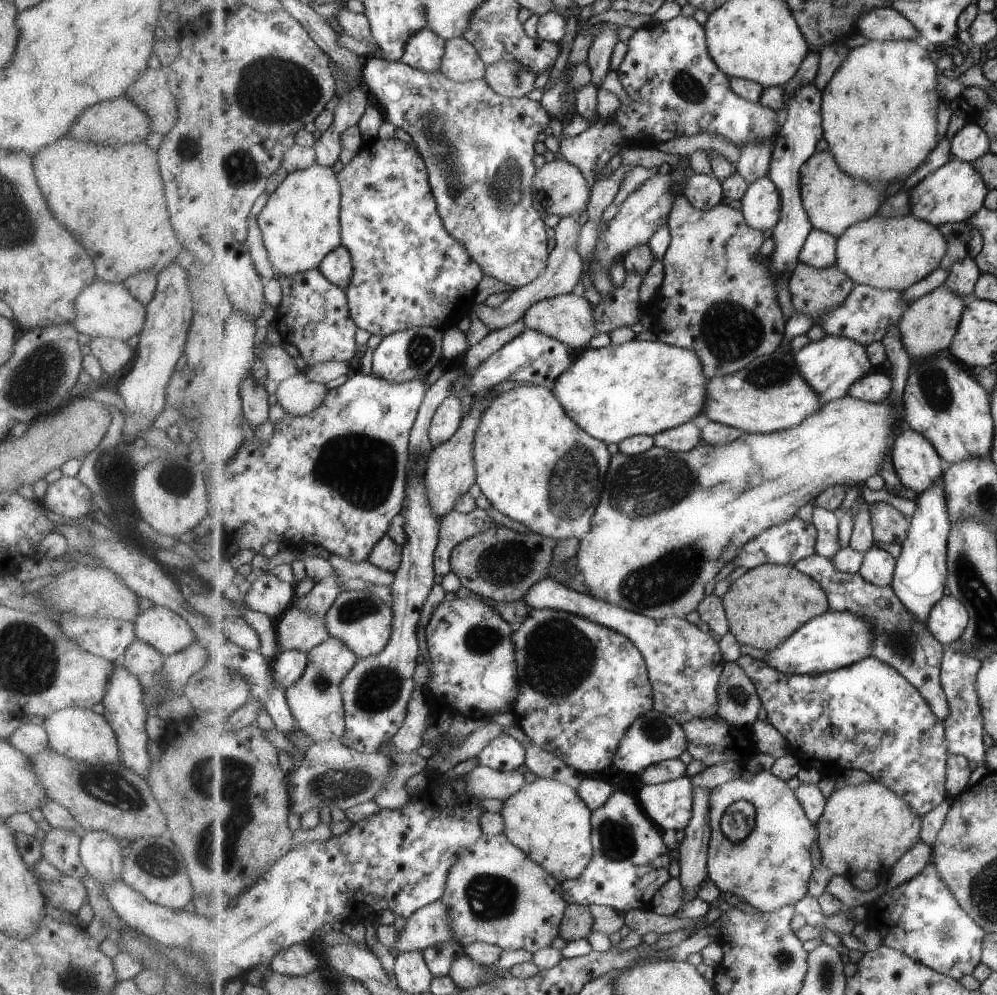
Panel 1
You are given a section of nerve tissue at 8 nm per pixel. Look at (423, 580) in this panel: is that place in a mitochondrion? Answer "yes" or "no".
no

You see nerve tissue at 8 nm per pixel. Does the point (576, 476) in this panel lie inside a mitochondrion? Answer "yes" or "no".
yes

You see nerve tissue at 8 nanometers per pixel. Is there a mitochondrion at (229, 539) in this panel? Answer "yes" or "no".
no

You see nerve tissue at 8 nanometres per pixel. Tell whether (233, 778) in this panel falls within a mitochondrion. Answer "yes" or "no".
yes

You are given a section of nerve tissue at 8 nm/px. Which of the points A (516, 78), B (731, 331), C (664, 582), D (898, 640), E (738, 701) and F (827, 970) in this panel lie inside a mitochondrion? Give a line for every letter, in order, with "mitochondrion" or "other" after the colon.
A: mitochondrion
B: mitochondrion
C: mitochondrion
D: mitochondrion
E: mitochondrion
F: mitochondrion

